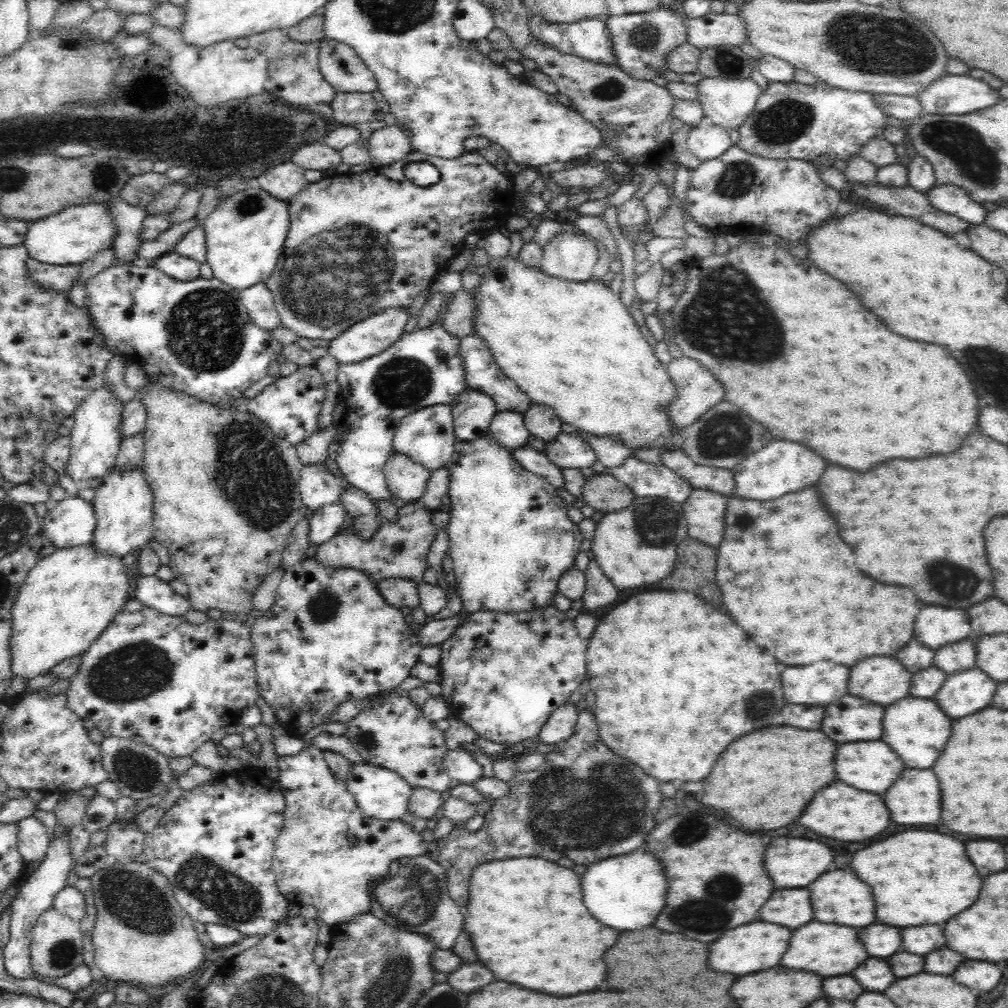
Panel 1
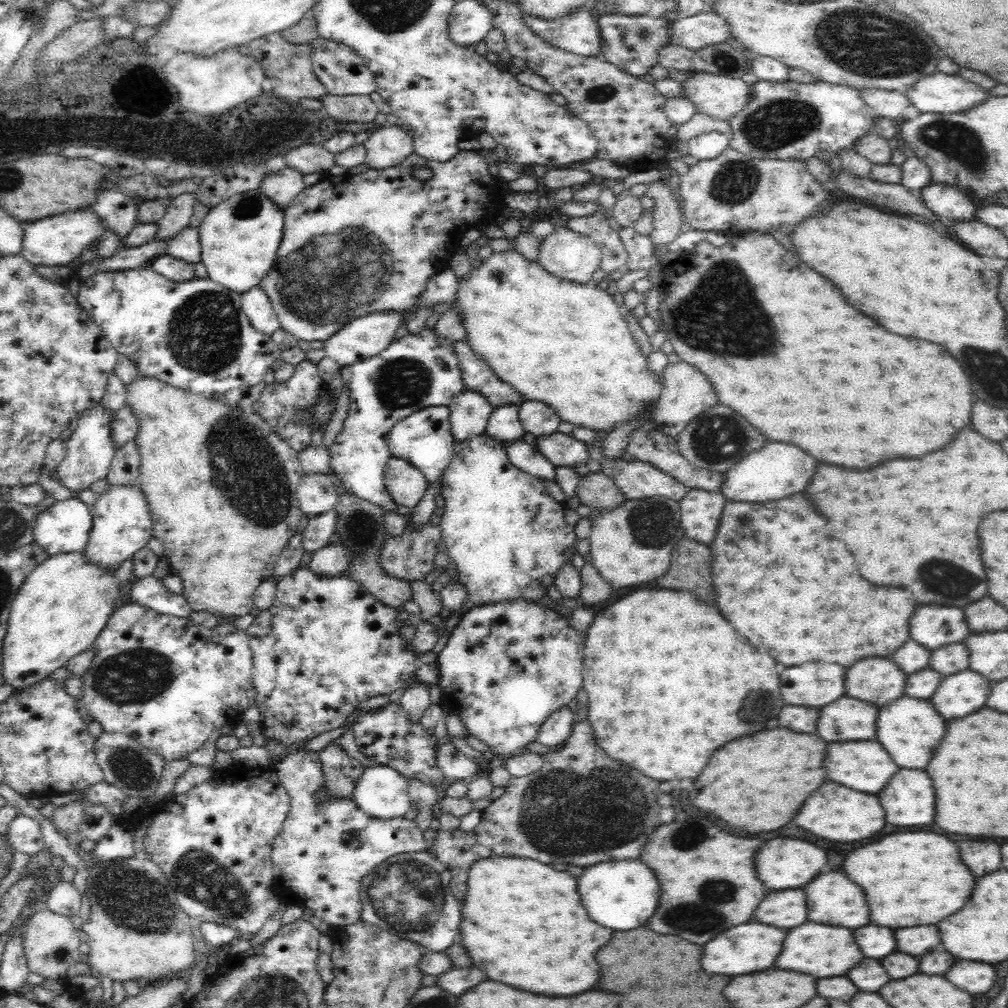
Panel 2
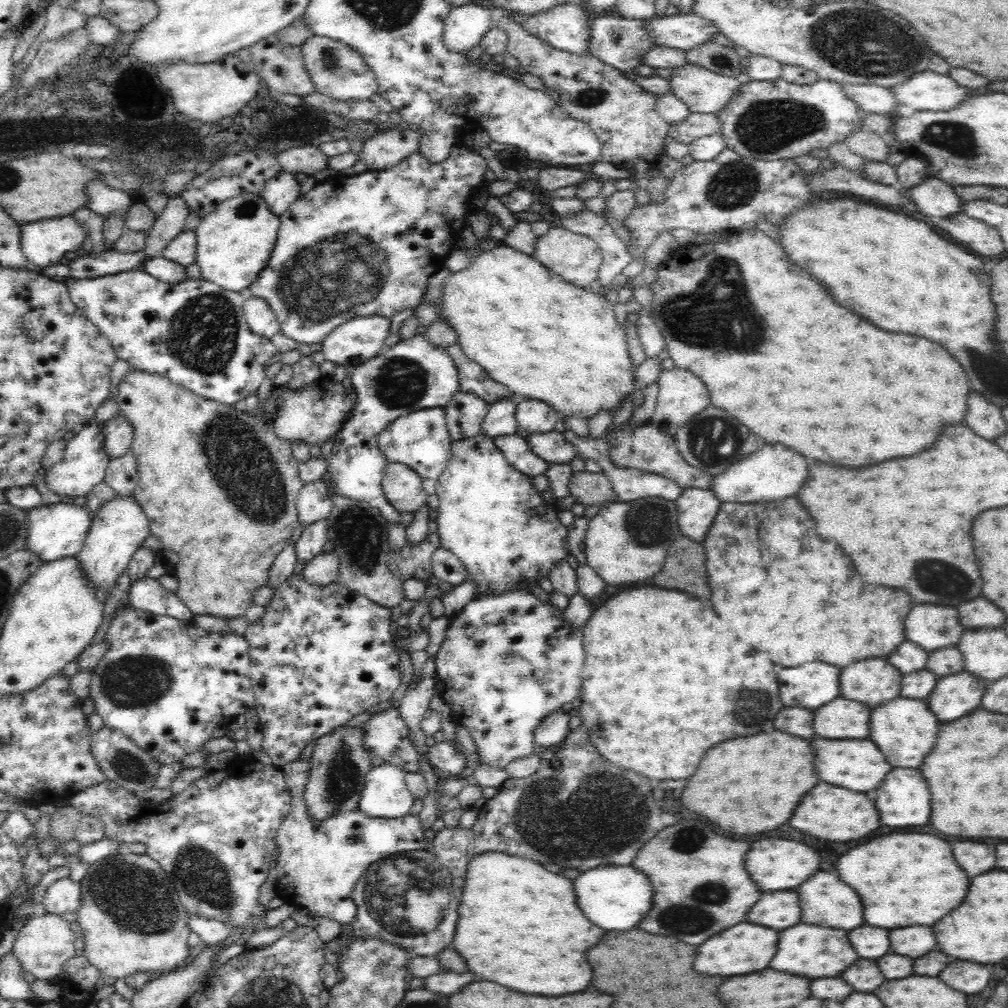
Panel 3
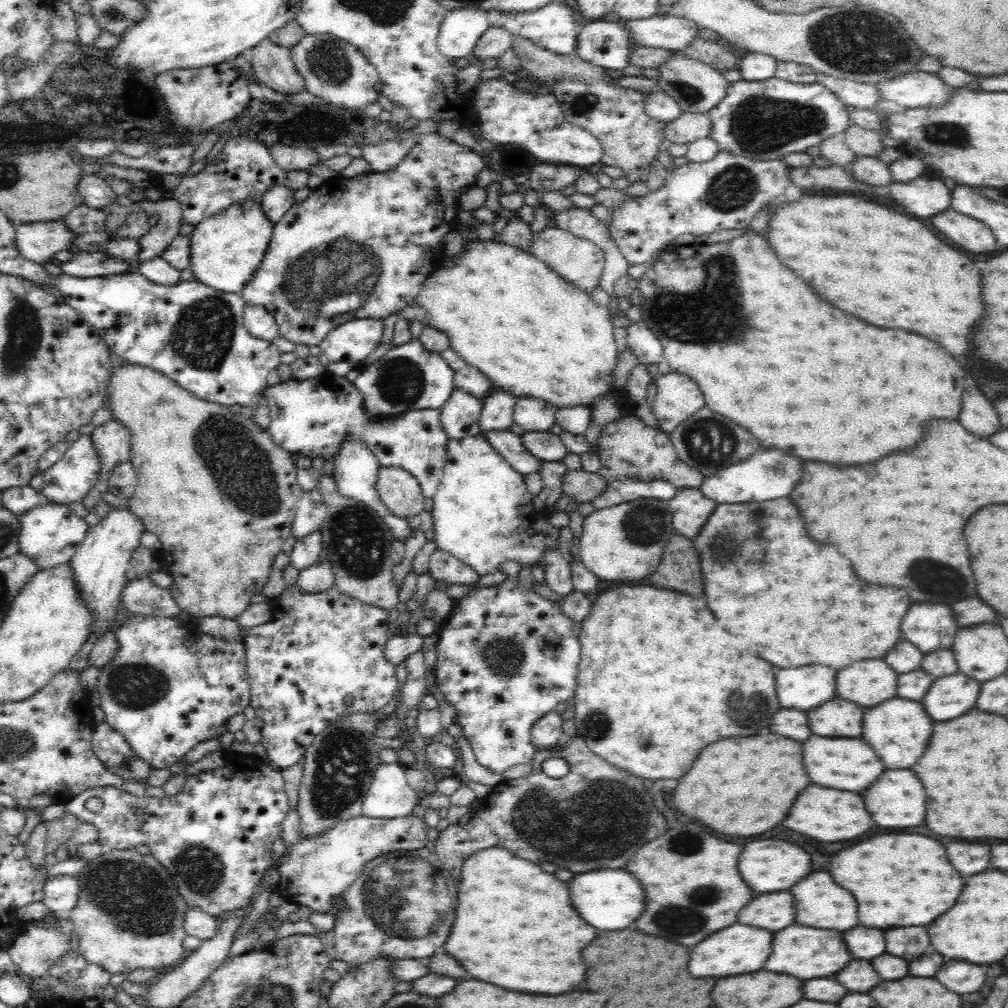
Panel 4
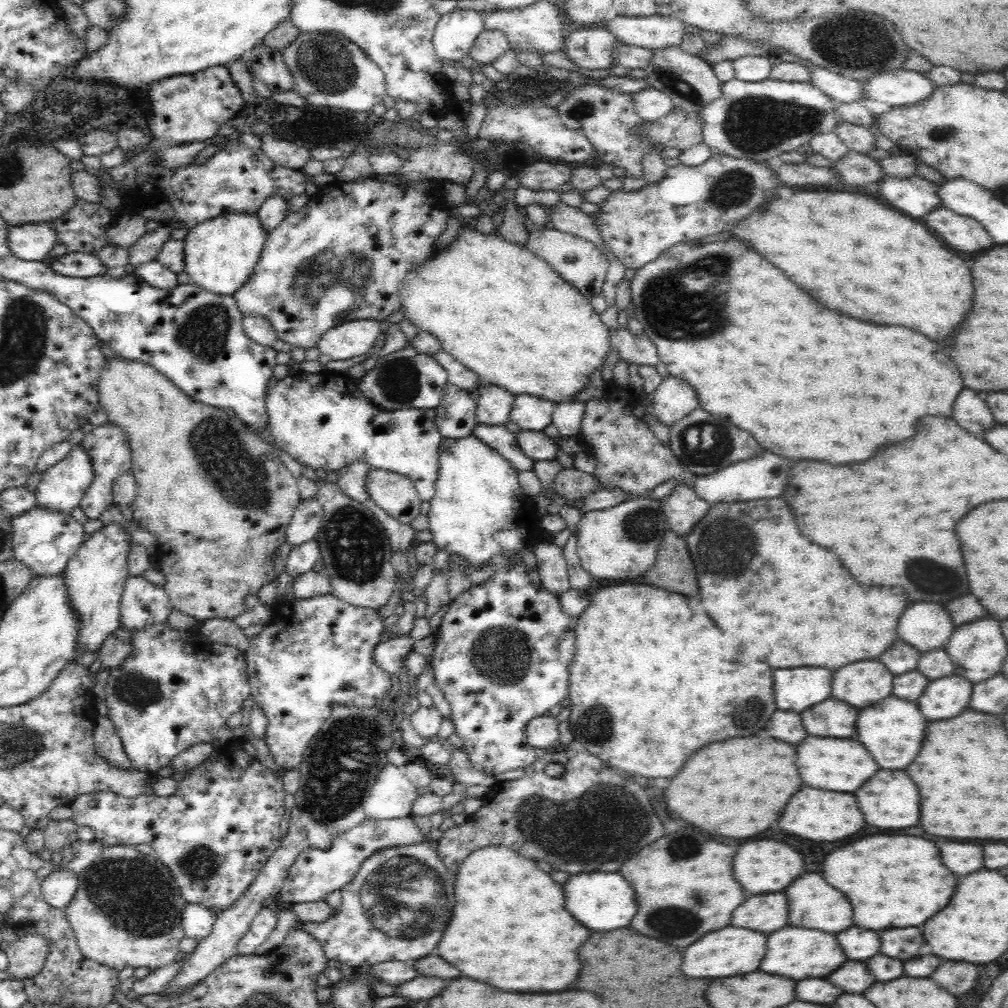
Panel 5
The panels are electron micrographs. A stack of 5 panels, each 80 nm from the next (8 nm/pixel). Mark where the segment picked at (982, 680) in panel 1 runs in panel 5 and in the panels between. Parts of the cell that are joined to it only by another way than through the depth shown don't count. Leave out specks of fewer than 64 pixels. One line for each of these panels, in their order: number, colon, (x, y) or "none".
2: (960, 694)
3: (956, 695)
4: (950, 696)
5: (945, 697)

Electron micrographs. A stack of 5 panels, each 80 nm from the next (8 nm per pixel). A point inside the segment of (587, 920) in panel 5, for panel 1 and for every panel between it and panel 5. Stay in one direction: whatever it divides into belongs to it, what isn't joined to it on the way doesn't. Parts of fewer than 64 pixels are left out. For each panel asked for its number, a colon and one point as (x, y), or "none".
1: (623, 891)
2: (618, 895)
3: (616, 898)
4: (610, 900)

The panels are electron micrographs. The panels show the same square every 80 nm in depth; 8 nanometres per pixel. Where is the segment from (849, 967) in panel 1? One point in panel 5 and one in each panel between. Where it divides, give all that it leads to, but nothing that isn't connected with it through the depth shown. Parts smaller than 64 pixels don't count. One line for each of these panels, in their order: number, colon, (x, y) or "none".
2: (822, 951)
3: (806, 950)
4: (804, 953)
5: (797, 953)

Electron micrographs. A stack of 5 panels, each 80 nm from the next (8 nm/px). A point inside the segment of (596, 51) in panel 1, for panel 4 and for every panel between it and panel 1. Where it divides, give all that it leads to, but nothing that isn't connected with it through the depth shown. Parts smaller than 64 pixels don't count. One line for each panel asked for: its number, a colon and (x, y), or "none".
2: (577, 32)
3: (565, 27)
4: (554, 27)

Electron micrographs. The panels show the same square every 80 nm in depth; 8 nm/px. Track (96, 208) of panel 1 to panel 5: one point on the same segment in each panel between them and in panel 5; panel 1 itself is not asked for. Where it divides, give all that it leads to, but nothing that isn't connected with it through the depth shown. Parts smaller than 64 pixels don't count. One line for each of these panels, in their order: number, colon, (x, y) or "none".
2: (53, 241)
3: (44, 242)
4: (40, 241)
5: (32, 242)

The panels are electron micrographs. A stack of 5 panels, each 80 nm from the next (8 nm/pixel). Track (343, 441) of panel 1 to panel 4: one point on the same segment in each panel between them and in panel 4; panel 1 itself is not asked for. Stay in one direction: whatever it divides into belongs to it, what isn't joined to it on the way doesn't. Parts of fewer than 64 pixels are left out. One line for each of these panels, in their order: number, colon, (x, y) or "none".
2: (417, 371)
3: (412, 375)
4: (405, 378)

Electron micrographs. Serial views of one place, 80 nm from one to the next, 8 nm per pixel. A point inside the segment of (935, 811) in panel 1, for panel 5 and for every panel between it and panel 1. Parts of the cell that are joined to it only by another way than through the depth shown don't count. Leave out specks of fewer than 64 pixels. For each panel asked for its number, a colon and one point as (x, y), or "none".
2: (908, 799)
3: (902, 800)
4: (896, 800)
5: (889, 799)

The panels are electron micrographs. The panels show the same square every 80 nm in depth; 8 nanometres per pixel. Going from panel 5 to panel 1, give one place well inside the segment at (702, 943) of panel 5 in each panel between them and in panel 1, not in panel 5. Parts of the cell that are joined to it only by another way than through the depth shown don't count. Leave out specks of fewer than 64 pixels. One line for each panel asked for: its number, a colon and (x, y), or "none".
1: (756, 946)
2: (751, 947)
3: (744, 948)
4: (737, 949)

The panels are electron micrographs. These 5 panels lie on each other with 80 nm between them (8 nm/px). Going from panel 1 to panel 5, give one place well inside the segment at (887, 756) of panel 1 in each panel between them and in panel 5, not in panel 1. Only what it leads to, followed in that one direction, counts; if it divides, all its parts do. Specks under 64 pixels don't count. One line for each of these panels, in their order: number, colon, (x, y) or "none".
2: (865, 766)
3: (858, 765)
4: (850, 765)
5: (839, 765)

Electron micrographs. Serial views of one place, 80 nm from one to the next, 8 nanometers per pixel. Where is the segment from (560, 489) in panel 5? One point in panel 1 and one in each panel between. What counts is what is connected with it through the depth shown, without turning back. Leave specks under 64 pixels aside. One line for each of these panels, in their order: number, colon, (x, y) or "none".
1: (603, 492)
2: (596, 490)
3: (586, 487)
4: (582, 486)

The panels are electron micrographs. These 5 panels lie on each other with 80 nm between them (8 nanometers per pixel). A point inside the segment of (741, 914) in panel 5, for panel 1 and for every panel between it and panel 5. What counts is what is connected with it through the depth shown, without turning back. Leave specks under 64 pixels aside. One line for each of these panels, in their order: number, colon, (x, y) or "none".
1: (791, 907)
2: (786, 909)
3: (778, 910)
4: (773, 911)

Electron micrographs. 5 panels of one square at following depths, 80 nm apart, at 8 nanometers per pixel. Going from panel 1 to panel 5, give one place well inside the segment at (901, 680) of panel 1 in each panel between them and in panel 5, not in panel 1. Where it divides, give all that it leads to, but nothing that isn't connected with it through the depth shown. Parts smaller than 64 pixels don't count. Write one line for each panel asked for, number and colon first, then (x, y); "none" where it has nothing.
2: (876, 680)
3: (873, 681)
4: (867, 683)
5: (861, 684)

